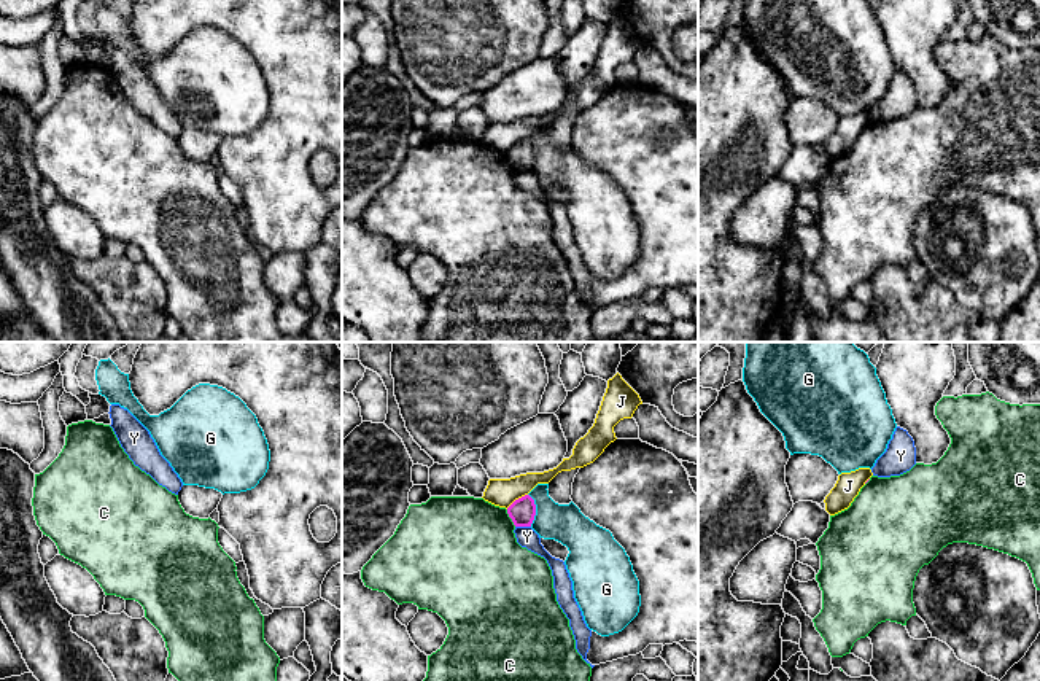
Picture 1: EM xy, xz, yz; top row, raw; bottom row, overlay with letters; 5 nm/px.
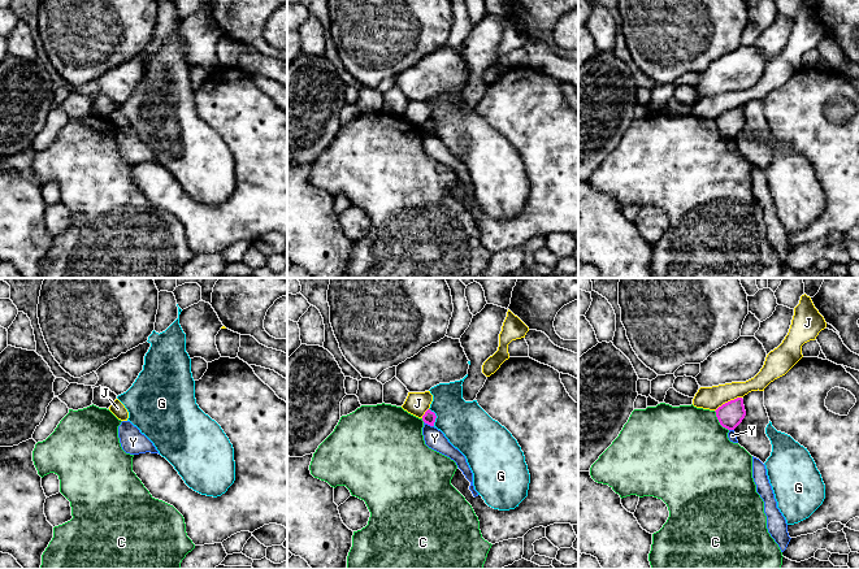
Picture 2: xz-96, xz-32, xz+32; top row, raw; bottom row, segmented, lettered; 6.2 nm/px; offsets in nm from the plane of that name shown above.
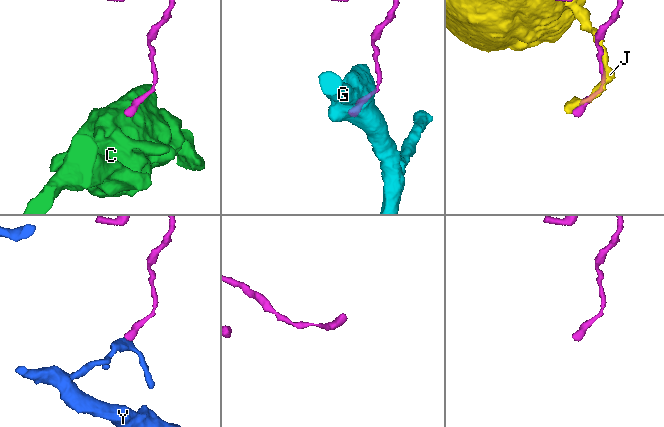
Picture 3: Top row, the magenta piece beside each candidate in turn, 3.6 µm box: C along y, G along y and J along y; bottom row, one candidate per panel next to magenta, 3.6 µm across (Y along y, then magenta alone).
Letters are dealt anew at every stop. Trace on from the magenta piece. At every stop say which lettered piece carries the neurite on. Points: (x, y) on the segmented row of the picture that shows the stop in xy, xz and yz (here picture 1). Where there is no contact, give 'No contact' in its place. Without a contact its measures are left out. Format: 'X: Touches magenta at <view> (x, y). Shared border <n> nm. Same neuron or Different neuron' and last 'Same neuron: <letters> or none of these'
C: Touches magenta at xz (509, 516). Shared border 100 nm. Different neuron
G: Touches magenta at xz (535, 509). Shared border 170 nm. Different neuron
J: Touches magenta at xz (516, 500). Shared border 130 nm. Different neuron
Y: Touches magenta at xz (523, 525). Shared border 80 nm. Different neuron
Same neuron: none of these

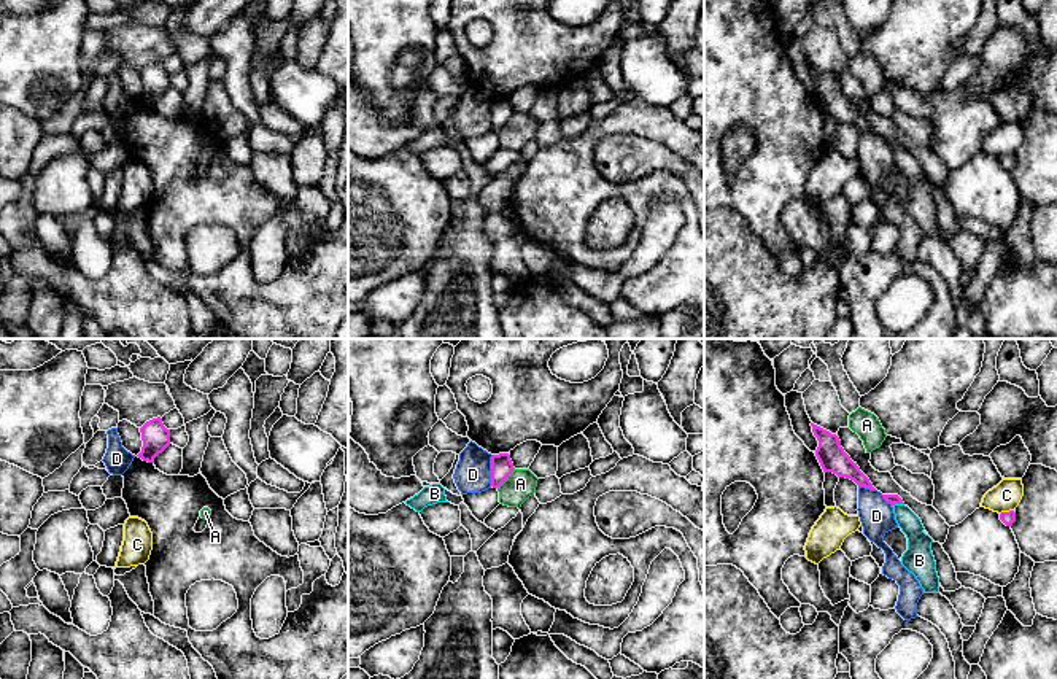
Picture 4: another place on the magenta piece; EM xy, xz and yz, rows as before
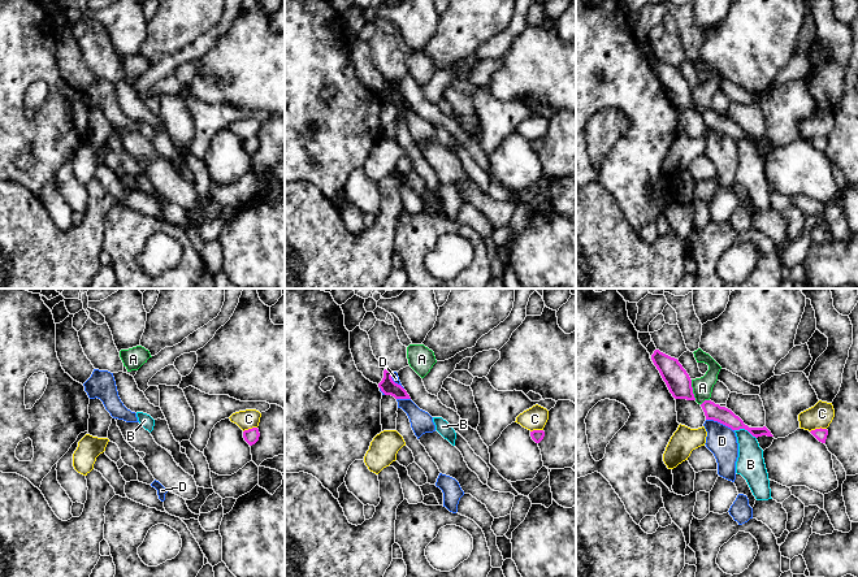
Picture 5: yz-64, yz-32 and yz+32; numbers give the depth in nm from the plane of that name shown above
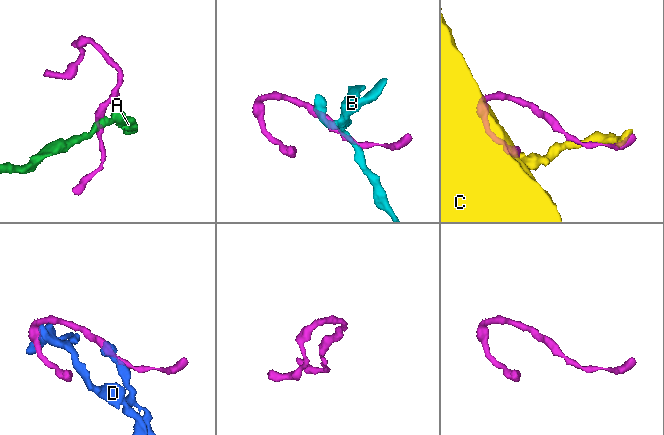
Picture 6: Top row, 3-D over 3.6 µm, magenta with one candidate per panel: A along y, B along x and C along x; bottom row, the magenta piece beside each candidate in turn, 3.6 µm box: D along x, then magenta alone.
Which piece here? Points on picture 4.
A: Touches magenta at xz (506, 479). Shared border 150 nm. Different neuron
B: Touches magenta at yz (897, 503). Shared border 70 nm. Different neuron
C: Touches magenta at yz (1006, 512). Shared border 80 nm. Different neuron
D: Touches magenta at xz (491, 471). Shared border 160 nm. Different neuron
Same neuron: none of these

